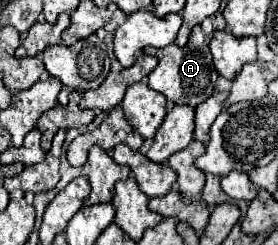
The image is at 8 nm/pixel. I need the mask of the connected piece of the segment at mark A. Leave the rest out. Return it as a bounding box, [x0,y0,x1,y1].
[143,26,219,108]

